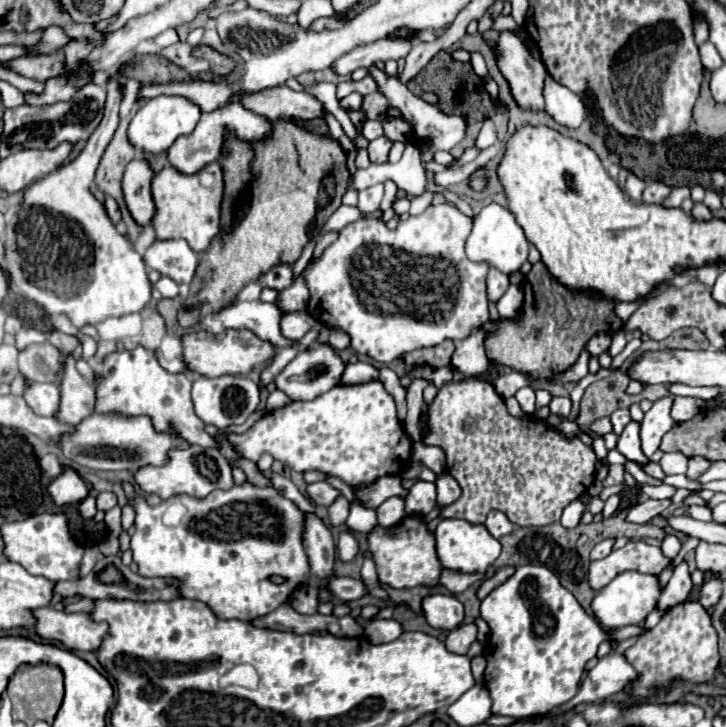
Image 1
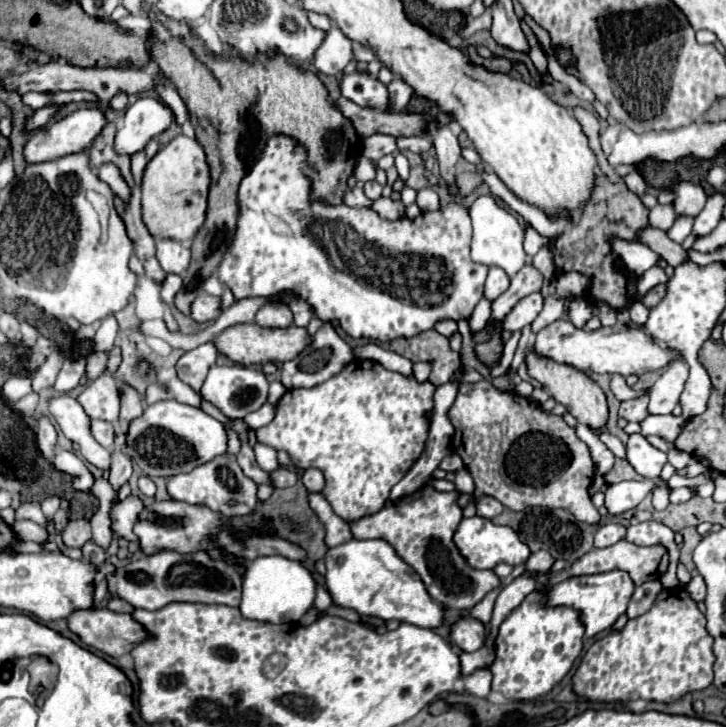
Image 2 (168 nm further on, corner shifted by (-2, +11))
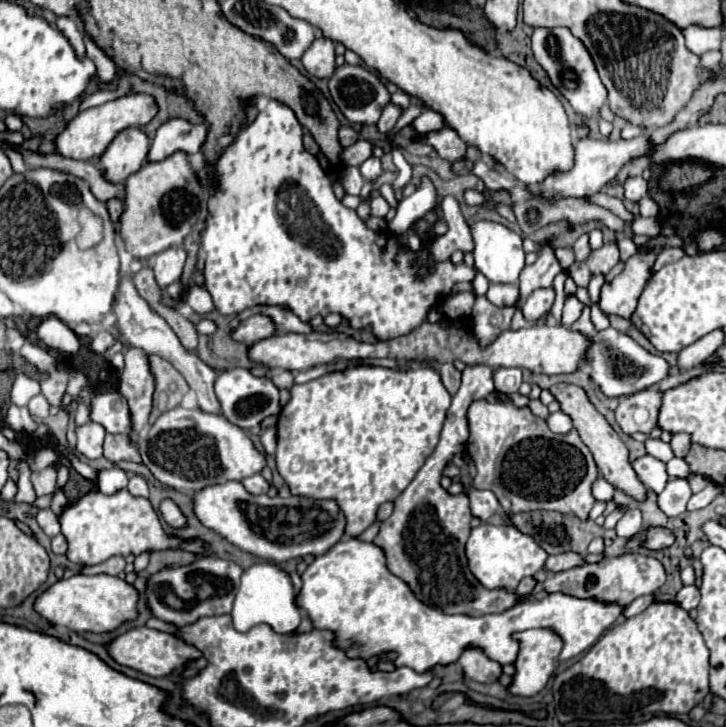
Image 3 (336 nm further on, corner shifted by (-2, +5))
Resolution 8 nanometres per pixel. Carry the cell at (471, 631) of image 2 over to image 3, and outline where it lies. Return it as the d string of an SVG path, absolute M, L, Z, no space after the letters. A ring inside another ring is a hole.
M463 651L459 665L463 673L477 683L495 683L501 675L501 665L487 659L483 651Z

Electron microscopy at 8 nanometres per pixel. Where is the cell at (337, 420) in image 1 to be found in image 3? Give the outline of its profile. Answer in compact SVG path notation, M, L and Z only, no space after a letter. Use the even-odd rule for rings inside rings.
M361 365L361 367L347 367L345 371L327 373L319 379L307 381L303 385L293 385L291 387L291 401L281 409L279 419L277 419L277 453L275 453L277 469L279 469L281 477L285 479L285 483L289 485L293 495L303 495L303 497L313 497L313 499L335 499L339 503L341 511L347 515L345 535L357 537L375 521L375 513L377 513L379 505L387 503L387 501L395 501L403 493L403 489L411 483L411 479L417 475L419 467L423 467L425 459L431 455L431 451L435 449L435 445L439 441L441 425L435 421L445 421L445 413L447 413L449 405L451 405L451 395L447 393L439 373L431 367L413 367L409 371L397 371L397 369Z

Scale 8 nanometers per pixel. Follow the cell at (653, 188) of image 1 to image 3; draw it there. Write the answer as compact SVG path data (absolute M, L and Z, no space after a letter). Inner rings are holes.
M627 177L623 189L625 189L625 199L637 203L641 197L647 195L647 181L643 177Z

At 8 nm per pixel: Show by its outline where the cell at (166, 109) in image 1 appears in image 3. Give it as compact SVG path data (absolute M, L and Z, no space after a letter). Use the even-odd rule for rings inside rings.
M131 127L121 131L101 155L99 165L103 169L103 177L109 183L123 183L129 175L139 171L147 153L149 139L141 129Z

